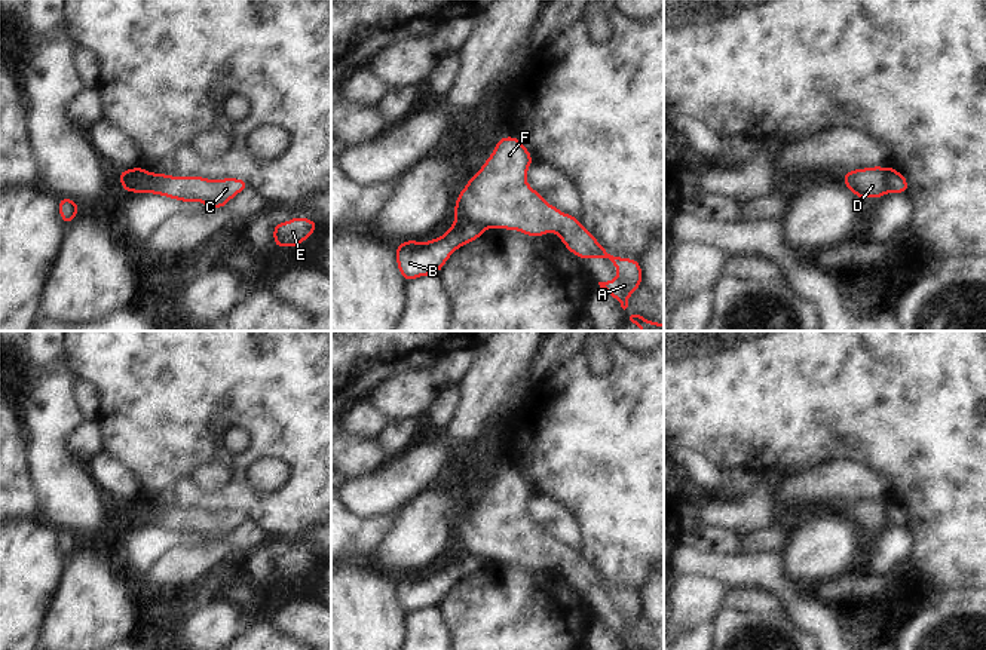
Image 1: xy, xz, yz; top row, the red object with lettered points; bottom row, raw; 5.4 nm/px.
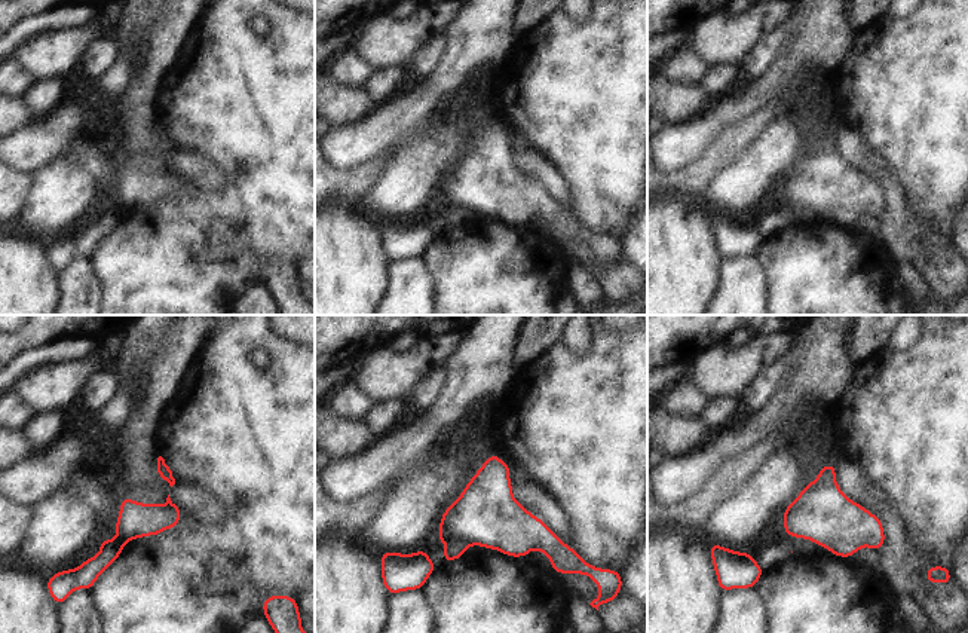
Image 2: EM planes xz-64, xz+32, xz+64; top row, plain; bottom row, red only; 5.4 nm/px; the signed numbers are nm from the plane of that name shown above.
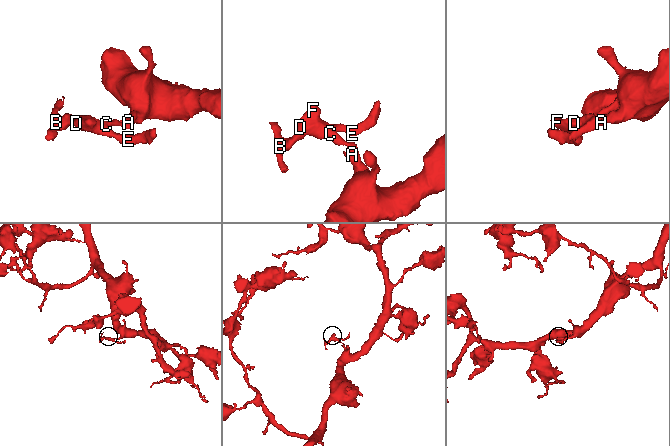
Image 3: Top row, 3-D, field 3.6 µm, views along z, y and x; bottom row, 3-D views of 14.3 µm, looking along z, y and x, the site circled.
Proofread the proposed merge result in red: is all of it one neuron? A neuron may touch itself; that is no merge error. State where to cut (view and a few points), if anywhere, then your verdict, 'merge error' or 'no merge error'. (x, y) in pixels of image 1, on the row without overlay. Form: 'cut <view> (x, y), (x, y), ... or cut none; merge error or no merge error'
cut xz (455, 551), (467, 551), (487, 560); merge error

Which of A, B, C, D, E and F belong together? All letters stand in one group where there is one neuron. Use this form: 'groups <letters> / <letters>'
groups A C D E F / B

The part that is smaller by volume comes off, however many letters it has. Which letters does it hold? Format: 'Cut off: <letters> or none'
Cut off: B

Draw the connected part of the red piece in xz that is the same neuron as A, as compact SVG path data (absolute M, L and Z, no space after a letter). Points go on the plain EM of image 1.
M502 469L481 502L457 527L454 552L517 562L533 570L557 565L563 577L581 592L612 594L618 608L598 617L625 643L630 628L643 614L640 595L609 586L575 548L561 545L532 521L526 511L532 496L532 485L517 469Z

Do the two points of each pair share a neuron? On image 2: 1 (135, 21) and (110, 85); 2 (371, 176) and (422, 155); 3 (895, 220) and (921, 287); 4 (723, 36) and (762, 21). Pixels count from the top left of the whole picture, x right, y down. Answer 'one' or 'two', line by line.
1: one
2: two
3: two
4: one

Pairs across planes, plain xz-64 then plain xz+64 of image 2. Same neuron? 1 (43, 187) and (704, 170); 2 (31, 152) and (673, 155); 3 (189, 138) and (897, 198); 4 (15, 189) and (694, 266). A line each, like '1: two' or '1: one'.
1: two
2: one
3: two
4: two

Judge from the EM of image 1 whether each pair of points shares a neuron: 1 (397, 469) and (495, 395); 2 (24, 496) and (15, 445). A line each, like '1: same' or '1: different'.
1: same
2: same

